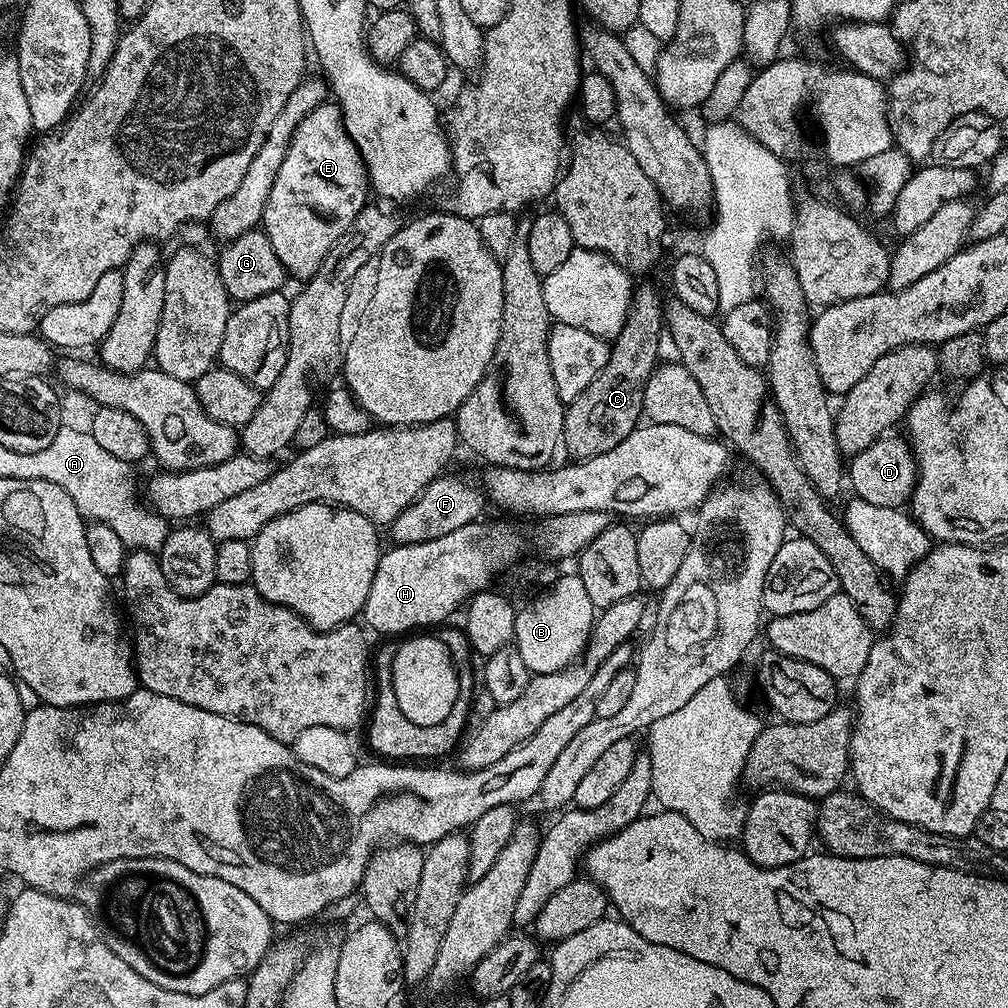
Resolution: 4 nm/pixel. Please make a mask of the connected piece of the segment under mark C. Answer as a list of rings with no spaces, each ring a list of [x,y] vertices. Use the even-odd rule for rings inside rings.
[[[640,283],[635,285],[630,310],[626,314],[626,322],[620,333],[611,341],[610,358],[606,362],[606,366],[602,366],[598,378],[594,378],[594,382],[590,382],[590,386],[586,386],[586,390],[582,390],[582,394],[578,394],[578,398],[567,401],[564,410],[562,444],[565,449],[568,447],[568,452],[572,455],[569,457],[587,458],[606,454],[606,450],[614,450],[614,446],[618,446],[618,442],[622,442],[622,438],[626,438],[626,434],[630,434],[641,423],[644,416],[646,382],[661,359],[660,341],[666,332],[664,306],[665,301],[660,300],[660,292],[654,285]]]

